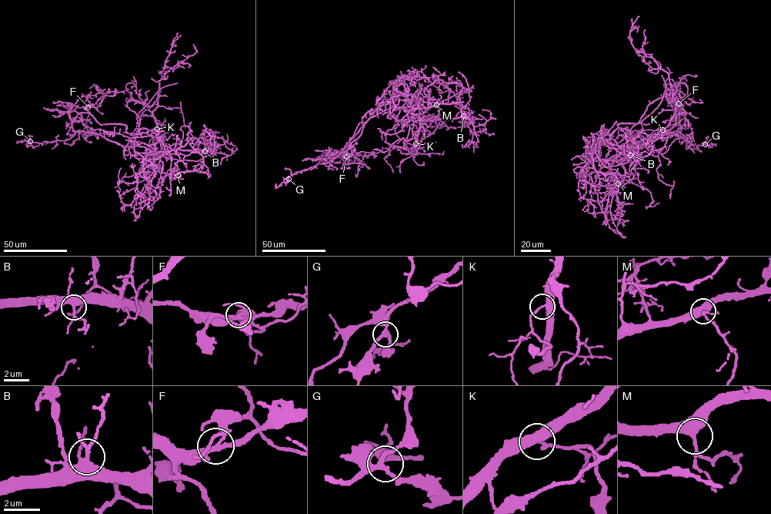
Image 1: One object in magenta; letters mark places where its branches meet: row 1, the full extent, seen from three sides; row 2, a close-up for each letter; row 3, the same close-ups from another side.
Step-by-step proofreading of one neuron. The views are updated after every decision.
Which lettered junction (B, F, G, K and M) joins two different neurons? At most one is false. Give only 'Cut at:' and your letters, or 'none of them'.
Cut at: F

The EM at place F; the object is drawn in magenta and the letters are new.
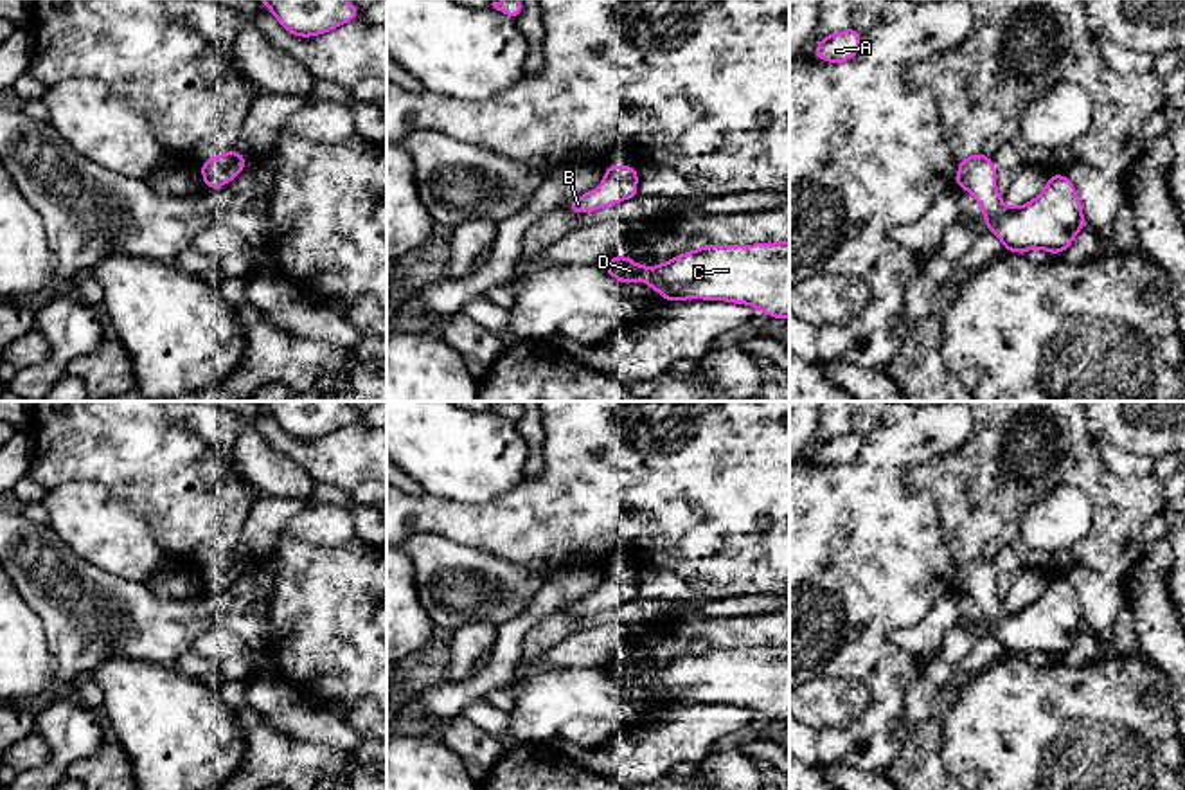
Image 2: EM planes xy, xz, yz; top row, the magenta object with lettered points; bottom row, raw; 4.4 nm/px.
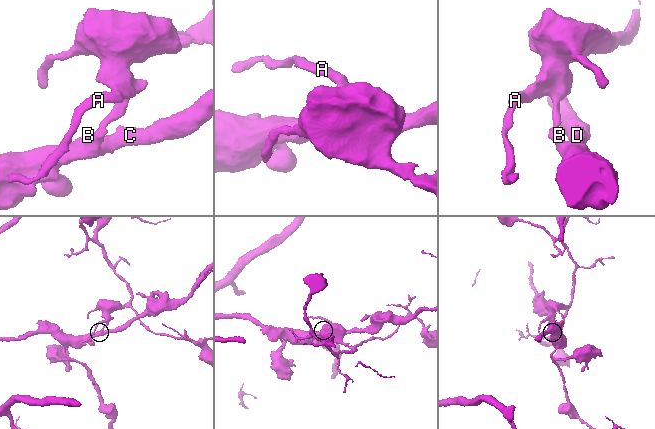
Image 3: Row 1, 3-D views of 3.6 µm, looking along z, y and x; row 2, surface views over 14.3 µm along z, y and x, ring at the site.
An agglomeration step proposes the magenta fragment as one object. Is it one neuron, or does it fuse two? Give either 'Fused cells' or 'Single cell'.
Fused cells

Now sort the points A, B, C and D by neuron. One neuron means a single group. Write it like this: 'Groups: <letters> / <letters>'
Groups: A B / C D

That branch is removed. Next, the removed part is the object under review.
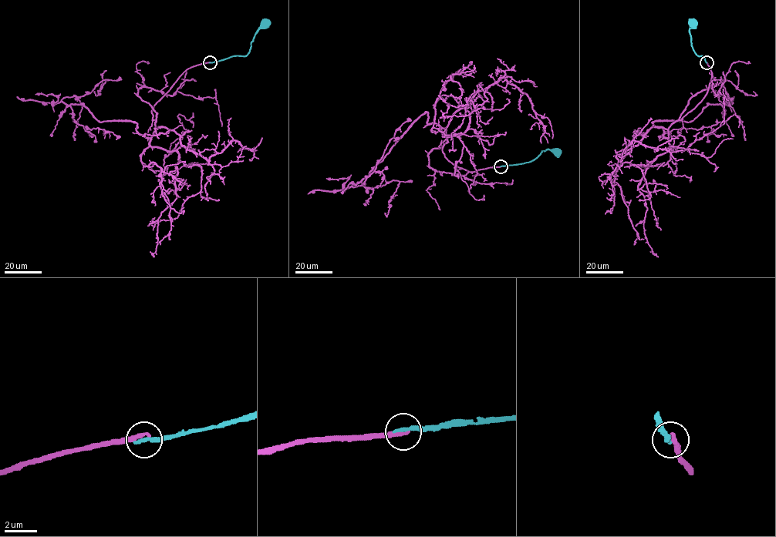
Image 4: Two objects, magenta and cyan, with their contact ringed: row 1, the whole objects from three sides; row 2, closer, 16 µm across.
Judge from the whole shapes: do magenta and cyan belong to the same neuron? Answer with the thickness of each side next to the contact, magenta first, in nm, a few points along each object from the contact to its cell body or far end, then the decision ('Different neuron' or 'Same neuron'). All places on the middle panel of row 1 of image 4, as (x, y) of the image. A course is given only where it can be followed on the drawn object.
Thickness 320 nm (magenta) against 280 nm. Course of magenta: (501, 166), (453, 165), (442, 150), (445, 128), (424, 112), (352, 186), (398, 180), (384, 213). Course of cyan: (501, 166), (528, 162), (545, 150), (556, 151). Different neuron

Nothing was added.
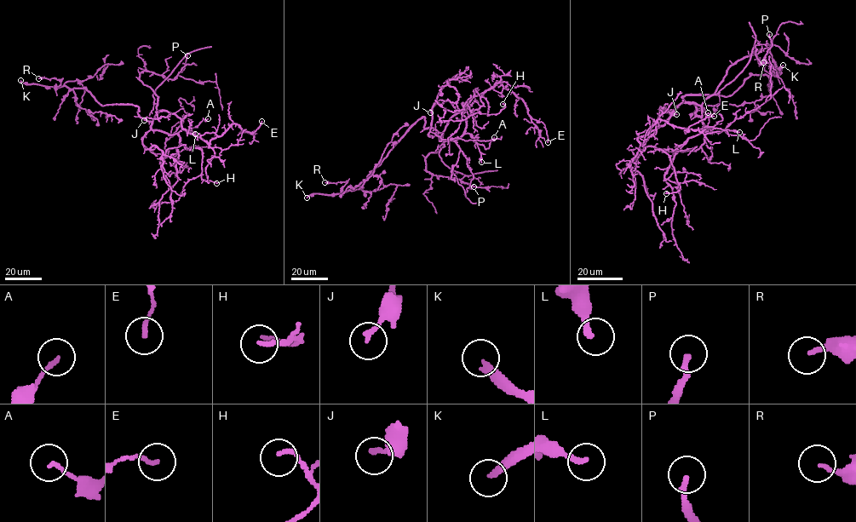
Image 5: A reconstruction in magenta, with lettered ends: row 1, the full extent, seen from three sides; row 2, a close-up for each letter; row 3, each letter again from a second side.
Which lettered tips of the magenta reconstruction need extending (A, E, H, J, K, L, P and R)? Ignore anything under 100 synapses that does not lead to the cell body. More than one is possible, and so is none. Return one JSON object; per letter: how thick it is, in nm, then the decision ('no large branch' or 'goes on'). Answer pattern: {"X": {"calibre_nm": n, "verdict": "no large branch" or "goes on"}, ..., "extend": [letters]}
{"A": {"calibre_nm": 160, "verdict": "no large branch"}, "E": {"calibre_nm": 140, "verdict": "no large branch"}, "H": {"calibre_nm": 170, "verdict": "no large branch"}, "J": {"calibre_nm": 180, "verdict": "no large branch"}, "K": {"calibre_nm": 280, "verdict": "goes on"}, "L": {"calibre_nm": 220, "verdict": "no large branch"}, "P": {"calibre_nm": 220, "verdict": "no large branch"}, "R": {"calibre_nm": 140, "verdict": "no large branch"}, "extend": ["K"]}

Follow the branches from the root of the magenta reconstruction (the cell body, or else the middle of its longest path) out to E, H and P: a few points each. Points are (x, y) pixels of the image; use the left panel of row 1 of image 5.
E: (139, 111), (150, 121), (159, 111), (174, 113), (183, 128), (208, 143), (233, 123), (253, 133), (261, 121)
H: (139, 111), (152, 129), (176, 134), (188, 149), (199, 147), (201, 178), (216, 183)
P: (139, 111), (140, 117), (152, 121), (157, 97), (139, 74), (152, 71), (174, 79), (185, 68), (187, 55)

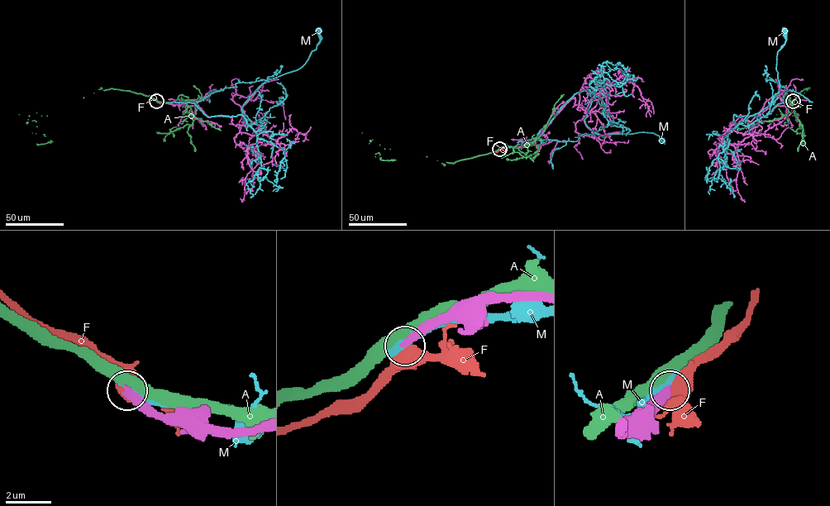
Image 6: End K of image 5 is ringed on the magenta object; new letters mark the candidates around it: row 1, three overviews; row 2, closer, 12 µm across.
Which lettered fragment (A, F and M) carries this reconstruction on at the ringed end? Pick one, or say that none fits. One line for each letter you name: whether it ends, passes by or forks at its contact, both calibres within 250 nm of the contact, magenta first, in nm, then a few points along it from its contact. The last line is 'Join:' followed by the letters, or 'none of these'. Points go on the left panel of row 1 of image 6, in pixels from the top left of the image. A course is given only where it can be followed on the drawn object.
Join: none of these

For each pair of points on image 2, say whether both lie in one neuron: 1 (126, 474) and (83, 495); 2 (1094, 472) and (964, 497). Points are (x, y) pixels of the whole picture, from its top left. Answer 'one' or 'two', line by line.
1: two
2: one

